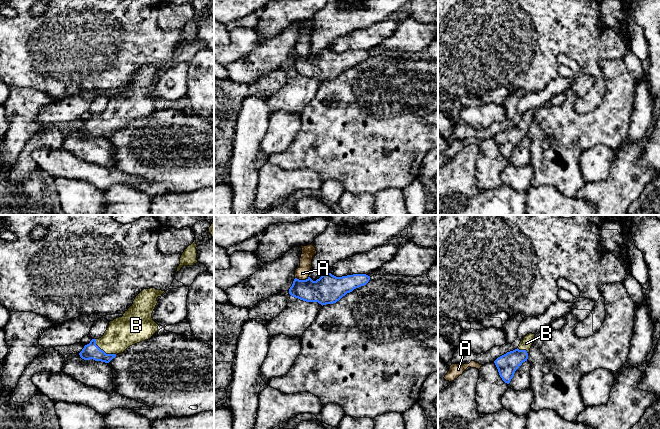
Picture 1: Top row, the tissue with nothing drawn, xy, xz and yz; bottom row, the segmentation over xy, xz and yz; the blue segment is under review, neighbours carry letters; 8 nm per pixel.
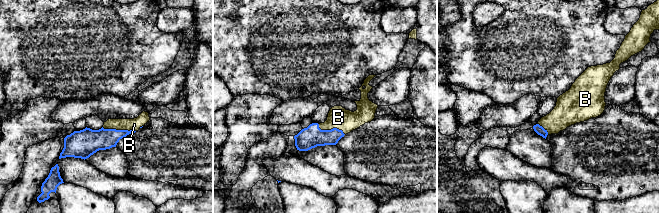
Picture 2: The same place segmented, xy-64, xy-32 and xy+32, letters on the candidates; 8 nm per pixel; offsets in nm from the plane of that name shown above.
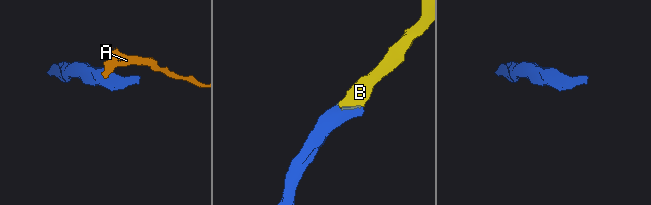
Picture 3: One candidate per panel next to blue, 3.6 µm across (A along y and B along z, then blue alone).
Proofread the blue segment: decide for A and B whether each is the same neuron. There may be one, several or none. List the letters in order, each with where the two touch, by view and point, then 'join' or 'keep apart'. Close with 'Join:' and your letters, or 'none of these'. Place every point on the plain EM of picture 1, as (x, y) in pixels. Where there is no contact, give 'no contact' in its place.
A: meets blue in xz at (301, 56); keep apart
B: meets blue in xy at (103, 127); join
Join: B

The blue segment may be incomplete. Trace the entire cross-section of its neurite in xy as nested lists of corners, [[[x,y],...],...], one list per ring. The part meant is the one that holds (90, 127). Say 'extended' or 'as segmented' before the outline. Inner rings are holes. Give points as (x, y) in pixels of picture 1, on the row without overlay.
extended; [[[155,64],[142,66],[122,93],[109,98],[101,114],[92,115],[84,122],[80,133],[109,139],[128,123],[153,113],[159,101],[153,96],[152,89],[158,79],[157,74],[164,68]]]

